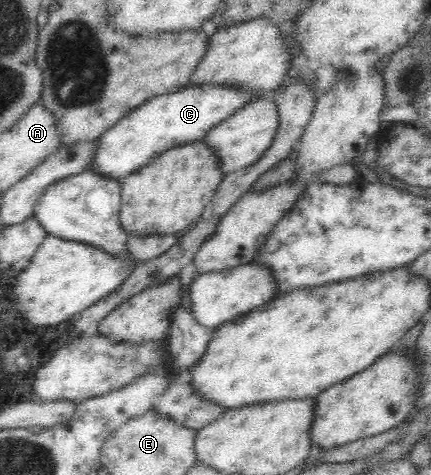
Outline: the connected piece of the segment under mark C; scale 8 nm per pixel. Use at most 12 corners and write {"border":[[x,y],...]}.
{"border":[[189,83],[158,94],[101,139],[87,169],[120,178],[203,139],[270,91]]}

